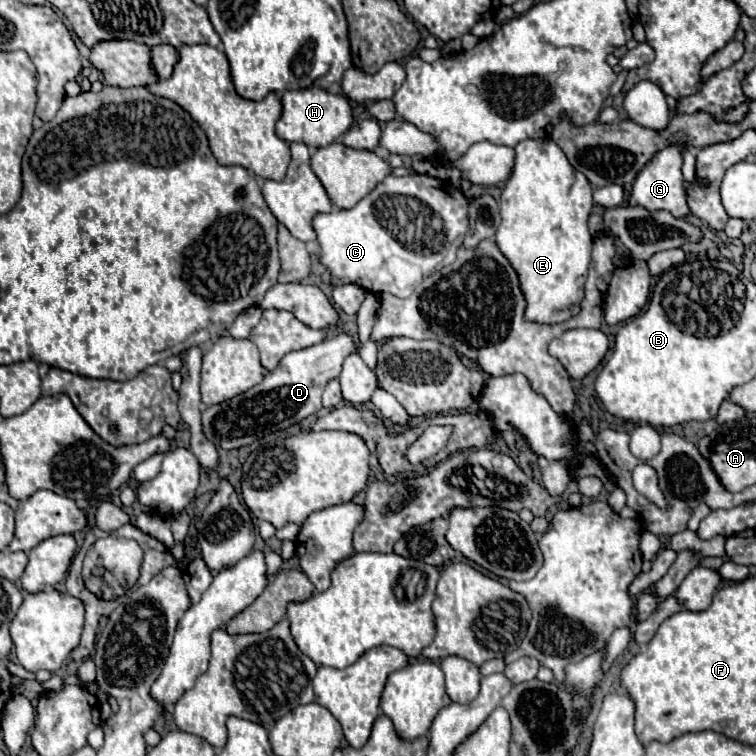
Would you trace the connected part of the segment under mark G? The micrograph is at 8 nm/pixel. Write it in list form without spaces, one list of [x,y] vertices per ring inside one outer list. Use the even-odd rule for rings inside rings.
[[[667,146],[665,150],[657,152],[651,162],[645,164],[645,168],[639,172],[639,176],[633,182],[633,190],[629,196],[629,206],[643,206],[649,212],[667,210],[673,216],[685,218],[689,214],[687,206],[687,192],[685,182],[681,174],[681,162],[683,162],[683,146]]]

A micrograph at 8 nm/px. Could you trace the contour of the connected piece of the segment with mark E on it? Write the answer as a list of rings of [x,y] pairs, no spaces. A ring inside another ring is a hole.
[[[549,138],[523,140],[515,146],[515,152],[517,156],[513,174],[499,198],[501,226],[495,234],[495,242],[519,276],[519,286],[523,288],[523,296],[527,300],[527,308],[523,314],[525,320],[537,324],[561,324],[563,320],[577,316],[579,304],[583,302],[583,286],[587,280],[593,248],[593,238],[587,230],[587,218],[593,208],[593,188],[589,180],[569,164],[565,152]]]

